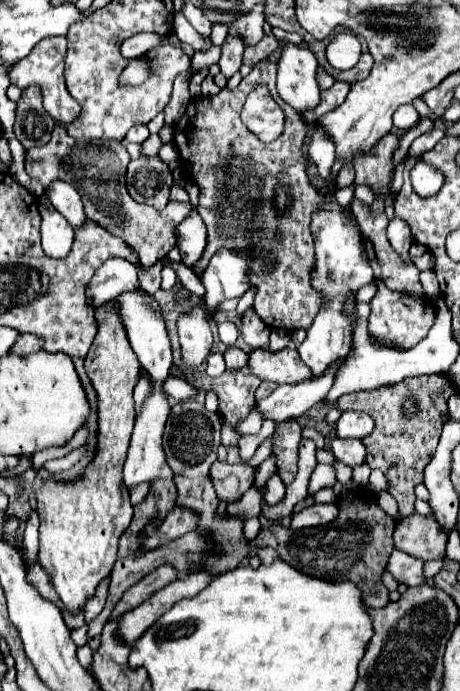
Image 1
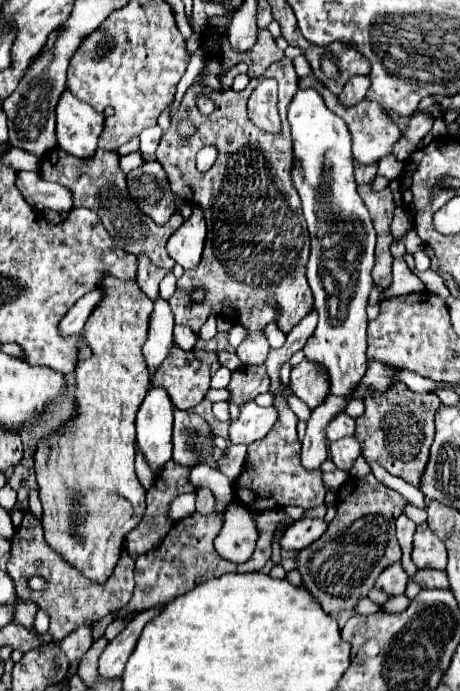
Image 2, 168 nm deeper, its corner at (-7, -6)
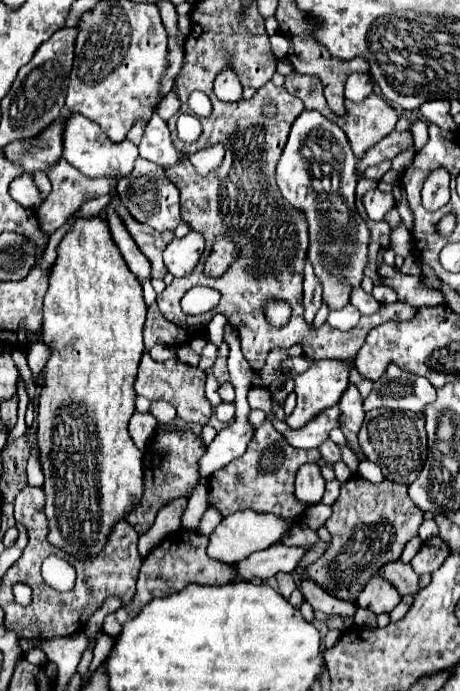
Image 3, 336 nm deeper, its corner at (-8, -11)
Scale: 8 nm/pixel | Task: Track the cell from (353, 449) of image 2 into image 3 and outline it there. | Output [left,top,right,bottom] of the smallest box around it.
[319,439,341,463]

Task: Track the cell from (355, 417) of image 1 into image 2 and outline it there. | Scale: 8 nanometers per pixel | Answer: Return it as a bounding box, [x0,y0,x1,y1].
[326,412,354,442]

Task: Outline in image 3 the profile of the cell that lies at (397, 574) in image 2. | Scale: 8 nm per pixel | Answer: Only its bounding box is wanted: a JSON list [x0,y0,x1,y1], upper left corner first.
[359,575,401,615]

